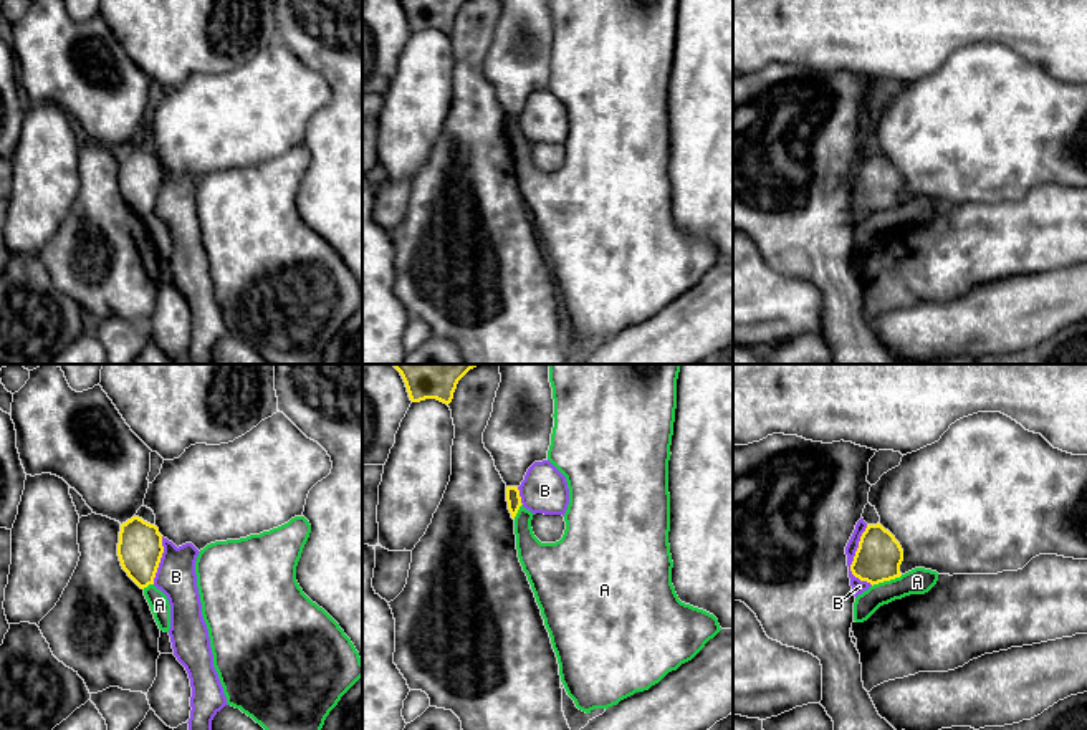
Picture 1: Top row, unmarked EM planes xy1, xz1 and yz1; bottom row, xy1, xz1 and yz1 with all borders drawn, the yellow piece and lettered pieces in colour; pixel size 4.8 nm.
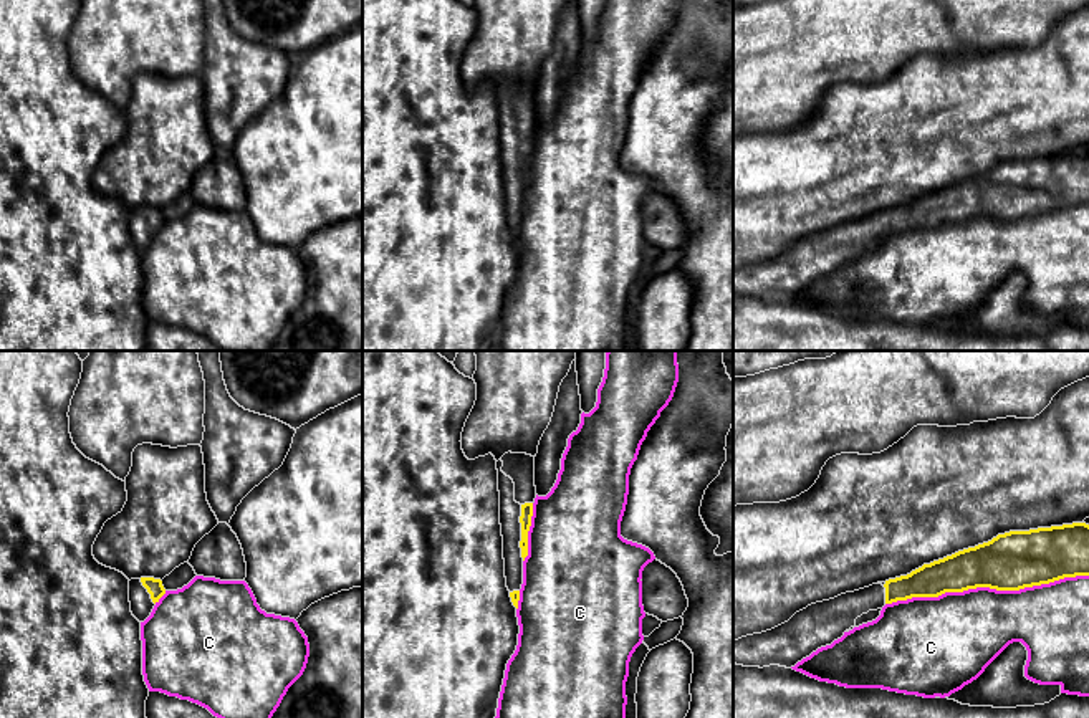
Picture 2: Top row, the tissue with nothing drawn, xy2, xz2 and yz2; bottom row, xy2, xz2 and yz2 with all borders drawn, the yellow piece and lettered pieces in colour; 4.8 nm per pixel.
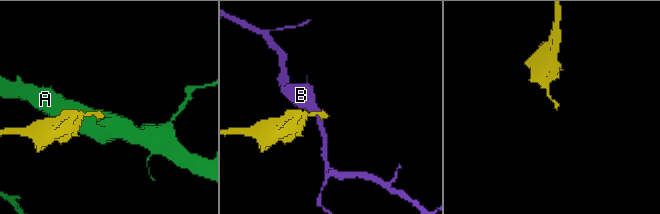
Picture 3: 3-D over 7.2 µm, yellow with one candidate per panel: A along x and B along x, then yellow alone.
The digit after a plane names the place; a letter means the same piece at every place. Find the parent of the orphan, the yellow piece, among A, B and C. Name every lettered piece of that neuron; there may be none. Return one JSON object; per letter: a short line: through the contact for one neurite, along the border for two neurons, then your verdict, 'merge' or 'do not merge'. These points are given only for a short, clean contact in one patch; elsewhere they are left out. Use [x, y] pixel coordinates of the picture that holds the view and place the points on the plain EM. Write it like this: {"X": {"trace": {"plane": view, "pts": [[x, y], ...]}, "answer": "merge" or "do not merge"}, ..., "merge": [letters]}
{"A": {"trace": {"plane": "yz1", "pts": [[902, 204], [872, 216]]}, "answer": "do not merge"}, "B": {"trace": {"plane": "yz1", "pts": [[867, 154], [851, 201], [872, 214]]}, "answer": "do not merge"}, "C": {"answer": "do not merge"}, "merge": []}

